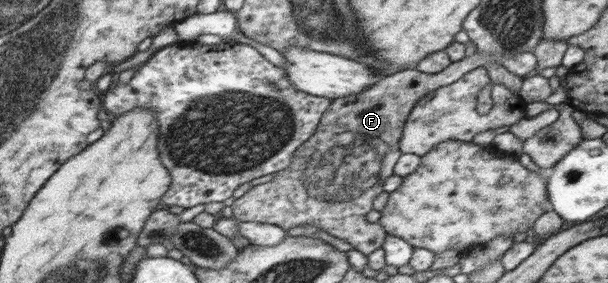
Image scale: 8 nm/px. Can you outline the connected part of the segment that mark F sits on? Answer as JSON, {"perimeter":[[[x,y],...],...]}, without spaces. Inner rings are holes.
{"perimeter":[[[475,51],[471,56],[450,62],[445,69],[434,74],[417,69],[400,70],[380,78],[361,94],[333,100],[325,109],[315,133],[295,151],[290,165],[279,170],[273,180],[251,186],[241,197],[235,198],[231,205],[232,217],[238,221],[276,225],[284,230],[296,225],[314,225],[333,237],[347,241],[353,250],[363,255],[380,249],[384,246],[385,238],[390,235],[385,233],[385,228],[379,226],[378,222],[369,223],[369,211],[373,211],[373,198],[385,191],[385,179],[393,175],[396,162],[400,161],[400,139],[410,109],[430,92],[456,82],[477,66],[489,64],[491,59],[493,56]]]}

